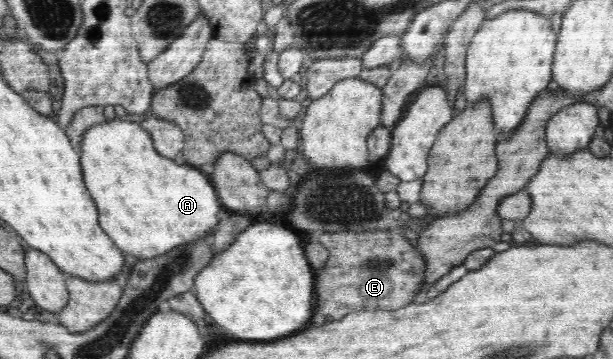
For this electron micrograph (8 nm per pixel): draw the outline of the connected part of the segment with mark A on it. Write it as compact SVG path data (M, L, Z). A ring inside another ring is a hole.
M115 118L106 120L102 123L95 123L90 126L83 134L80 140L79 152L81 154L81 170L83 180L87 190L91 193L92 199L95 201L98 210L98 223L100 227L109 235L109 238L124 253L133 254L137 259L152 259L159 255L173 250L175 247L181 247L191 241L202 239L212 228L217 226L217 213L219 210L225 210L220 203L215 187L211 184L206 170L191 167L187 164L179 166L173 159L167 159L160 156L153 146L151 135L137 122L128 121L125 118Z

